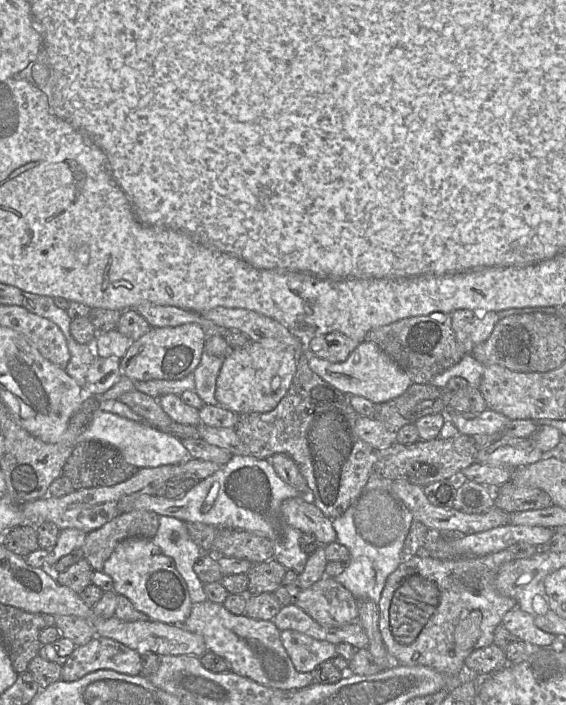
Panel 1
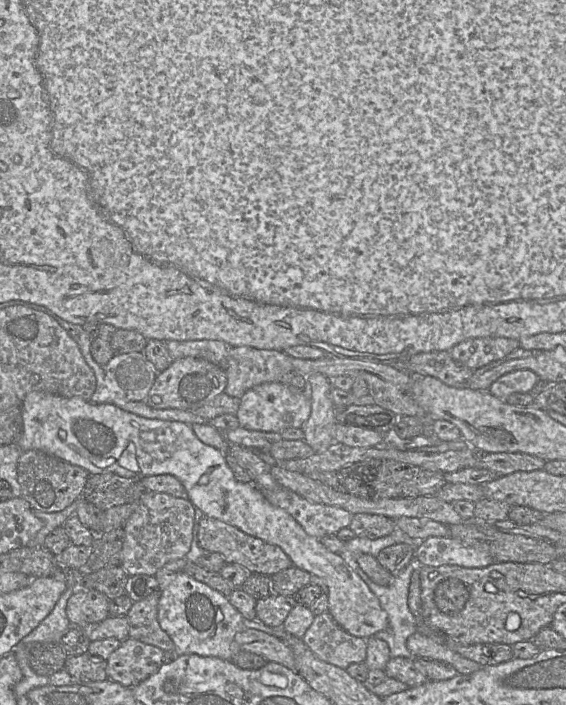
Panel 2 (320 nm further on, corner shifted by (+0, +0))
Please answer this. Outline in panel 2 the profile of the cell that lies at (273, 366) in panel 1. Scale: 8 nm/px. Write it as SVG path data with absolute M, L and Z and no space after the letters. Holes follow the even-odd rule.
M269 382L255 386L240 398L240 405L236 417L241 427L248 430L281 433L287 428L301 428L311 413L311 388L306 384L304 391L289 388L281 382Z

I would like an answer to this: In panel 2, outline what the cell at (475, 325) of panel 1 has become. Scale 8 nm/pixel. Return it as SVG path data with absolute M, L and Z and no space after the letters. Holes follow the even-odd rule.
M483 337L465 340L449 350L452 358L472 371L501 360L519 348L519 341L506 337Z

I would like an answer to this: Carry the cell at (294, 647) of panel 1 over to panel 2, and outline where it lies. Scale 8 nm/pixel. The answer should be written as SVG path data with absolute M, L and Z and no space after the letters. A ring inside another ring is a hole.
M327 611L314 617L312 624L301 639L317 658L341 669L346 670L348 666L354 663L365 663L366 639L346 632Z

